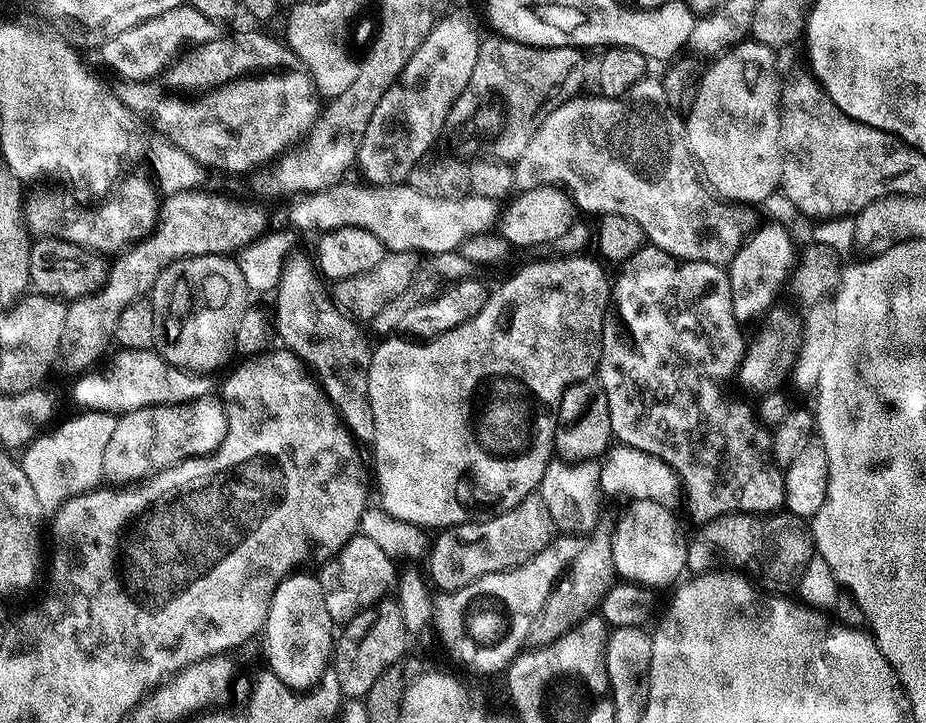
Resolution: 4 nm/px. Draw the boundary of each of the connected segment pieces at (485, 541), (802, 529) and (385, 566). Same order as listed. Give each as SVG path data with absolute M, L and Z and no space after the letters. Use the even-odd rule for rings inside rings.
M533 494L510 510L498 512L487 520L455 524L452 528L443 529L437 536L440 537L432 544L426 572L437 589L455 590L487 572L501 572L525 564L554 539L554 525L550 510L546 510L546 502L542 502L539 494Z
M729 514L701 524L695 531L696 537L686 544L688 568L693 573L713 571L723 556L728 560L748 560L752 568L760 568L764 564L764 580L768 583L767 591L772 594L787 593L787 588L795 589L800 583L801 572L809 567L811 560L808 559L814 556L809 525L801 517L791 514Z
M360 532L352 536L335 555L323 561L318 577L330 616L336 622L347 622L362 608L383 599L395 587L398 575L398 568L395 568L392 560L393 557L383 545Z

